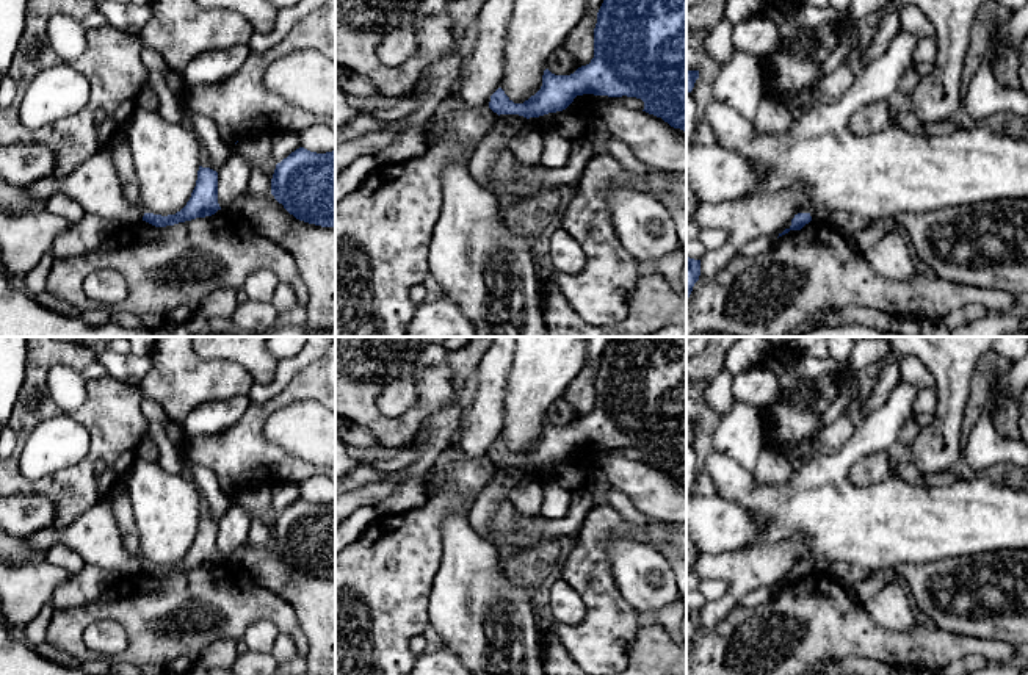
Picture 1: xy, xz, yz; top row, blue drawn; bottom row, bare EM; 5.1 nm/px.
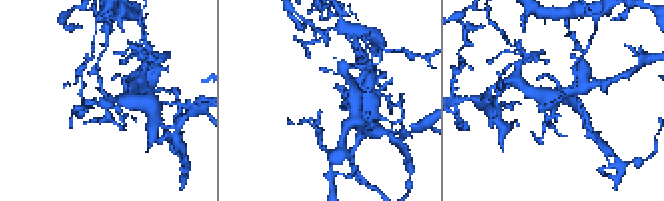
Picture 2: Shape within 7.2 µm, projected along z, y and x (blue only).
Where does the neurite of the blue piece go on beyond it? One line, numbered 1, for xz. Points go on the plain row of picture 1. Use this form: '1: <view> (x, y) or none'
1: none

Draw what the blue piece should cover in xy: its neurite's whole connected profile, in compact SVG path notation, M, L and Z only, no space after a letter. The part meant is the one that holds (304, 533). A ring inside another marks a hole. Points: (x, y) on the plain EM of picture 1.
M335 501L291 503L276 515L271 545L296 570L335 578Z

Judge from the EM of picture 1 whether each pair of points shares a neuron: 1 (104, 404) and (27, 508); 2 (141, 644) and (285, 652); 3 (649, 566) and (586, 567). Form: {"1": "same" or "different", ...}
{"1": "different", "2": "different", "3": "different"}

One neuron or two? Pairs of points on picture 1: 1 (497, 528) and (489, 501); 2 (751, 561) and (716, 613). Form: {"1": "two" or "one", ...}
{"1": "two", "2": "one"}

